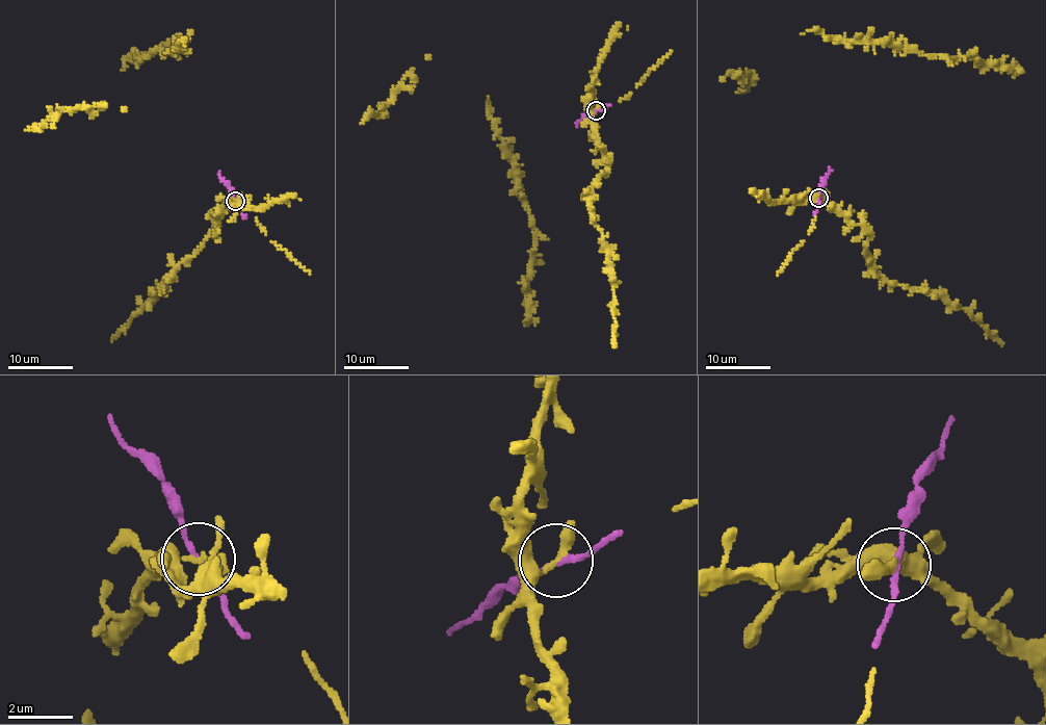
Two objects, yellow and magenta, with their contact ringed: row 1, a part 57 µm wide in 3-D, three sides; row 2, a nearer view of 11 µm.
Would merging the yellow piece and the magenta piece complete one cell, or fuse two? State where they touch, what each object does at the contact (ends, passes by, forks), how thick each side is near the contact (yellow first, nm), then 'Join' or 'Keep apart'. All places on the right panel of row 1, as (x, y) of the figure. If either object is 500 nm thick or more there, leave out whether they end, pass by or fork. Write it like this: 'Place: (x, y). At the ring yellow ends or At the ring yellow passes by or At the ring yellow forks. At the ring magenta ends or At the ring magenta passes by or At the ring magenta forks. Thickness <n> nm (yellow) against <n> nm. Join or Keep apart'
Place: (818, 198). At the ring yellow passes by. At the ring magenta passes by. Thickness 280 nm (yellow) against 160 nm. Join

